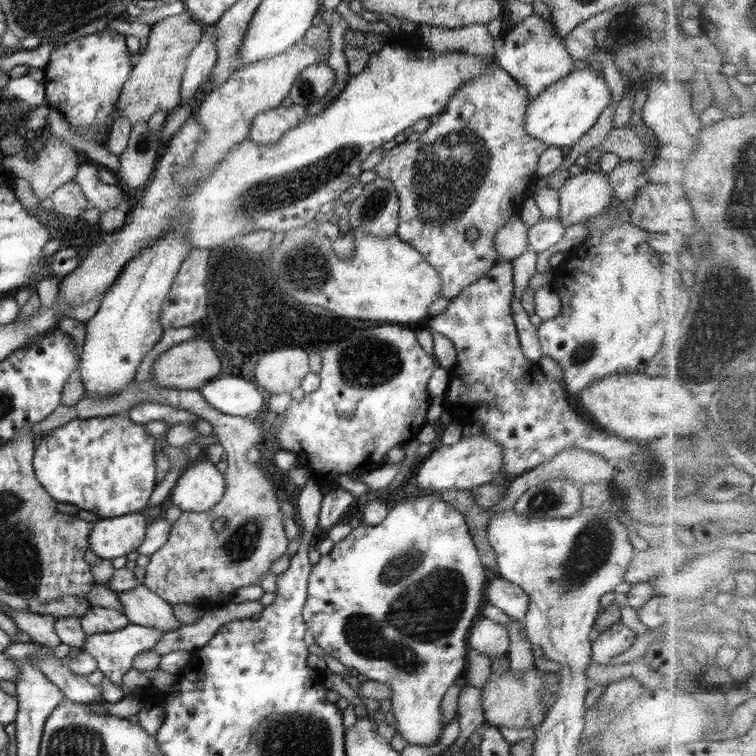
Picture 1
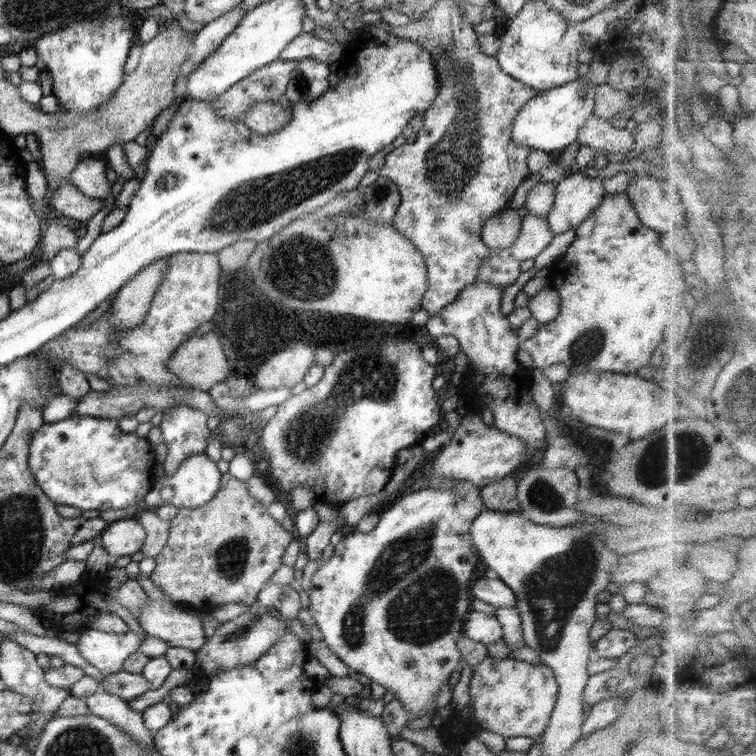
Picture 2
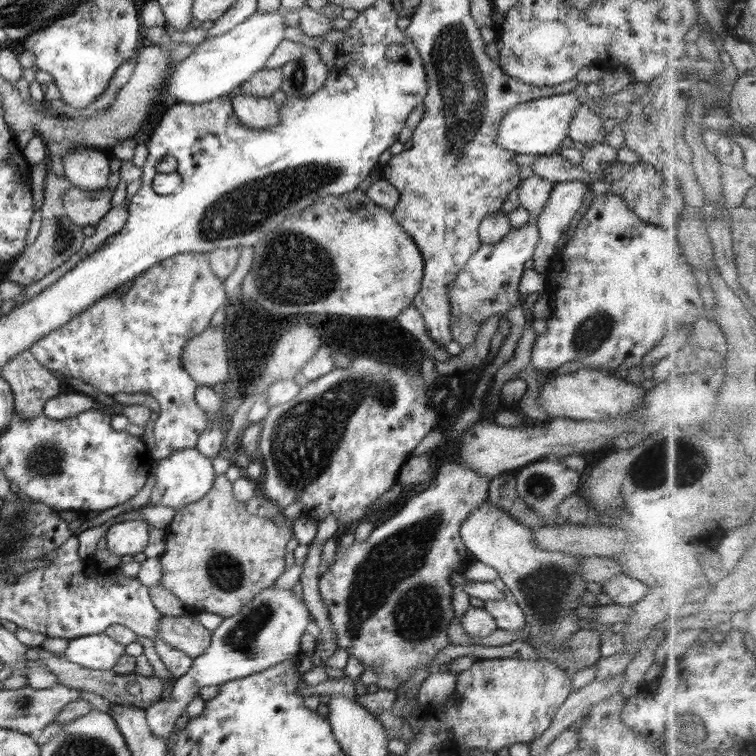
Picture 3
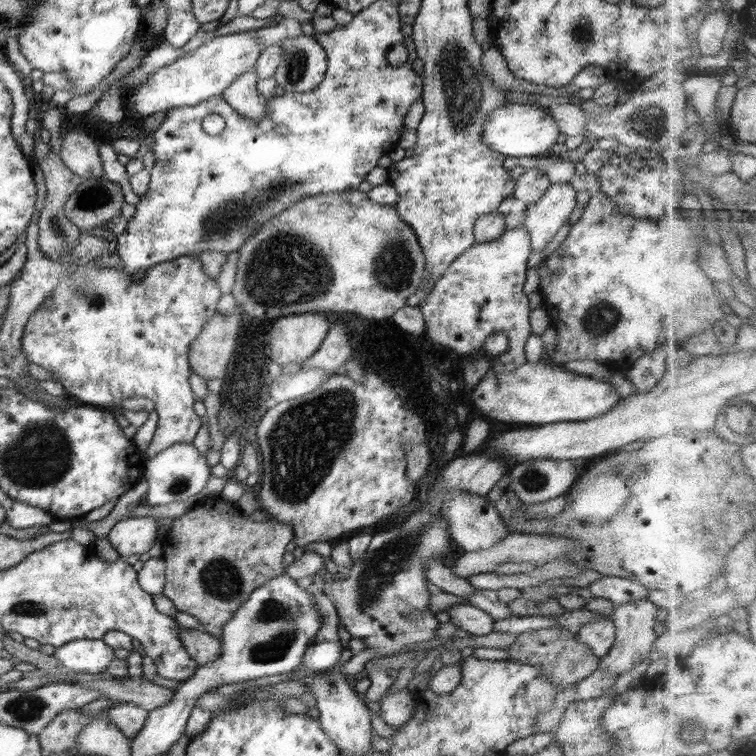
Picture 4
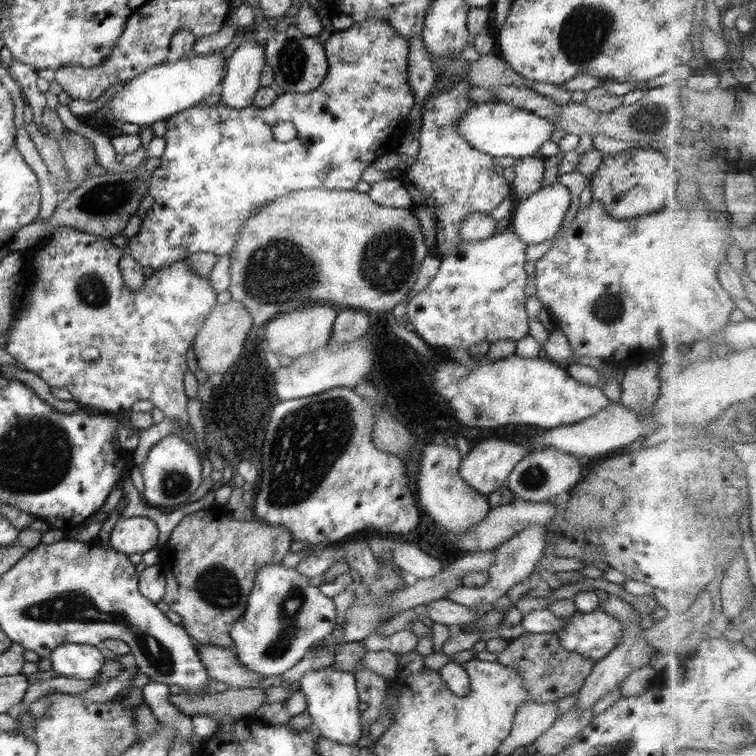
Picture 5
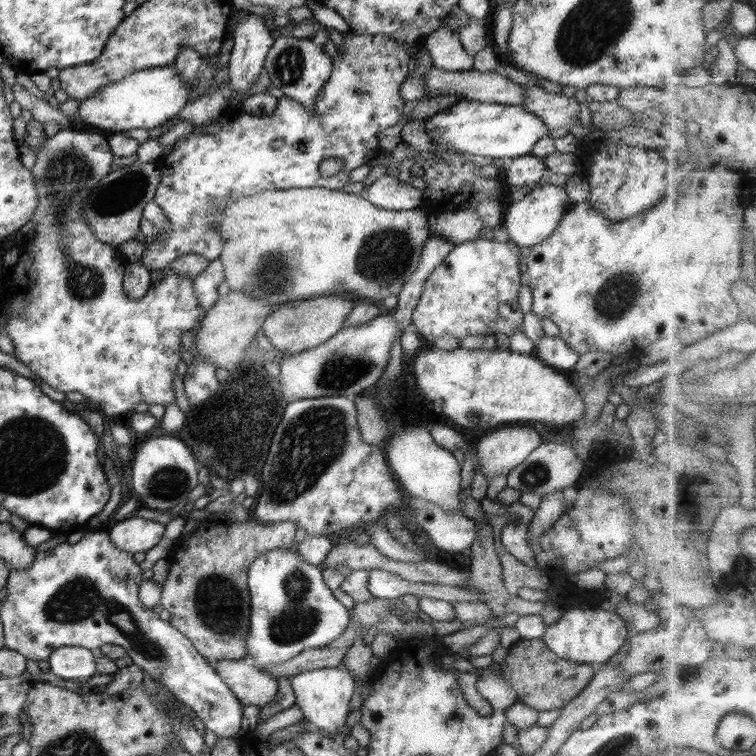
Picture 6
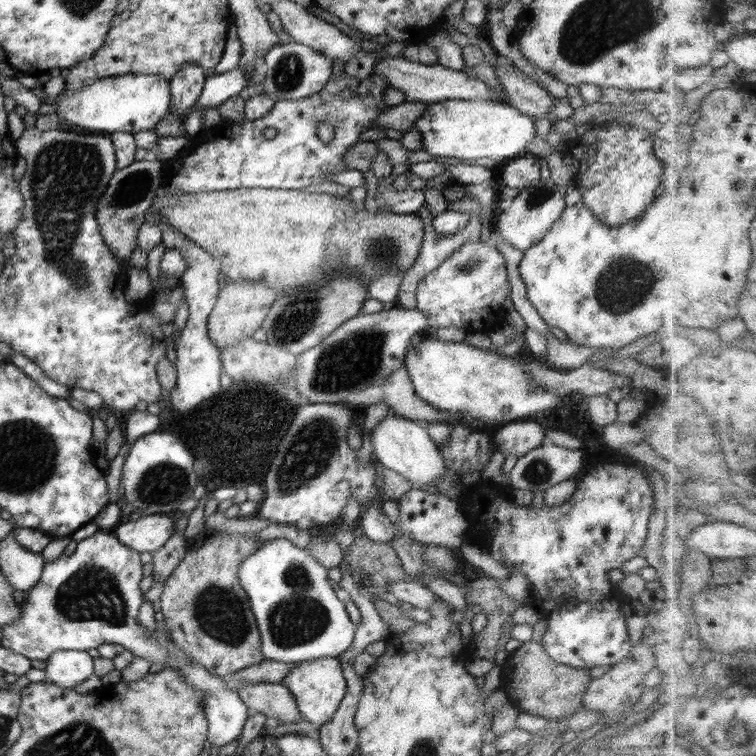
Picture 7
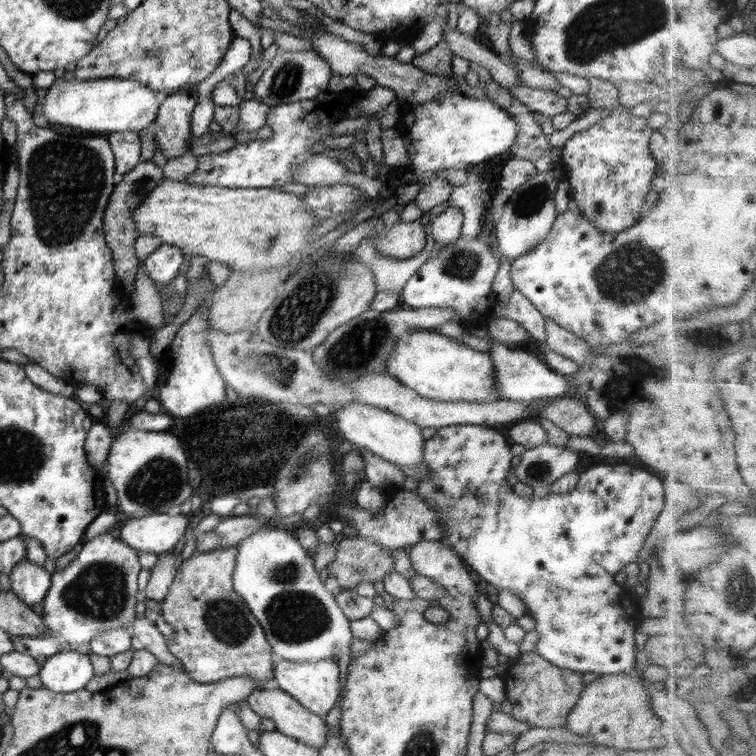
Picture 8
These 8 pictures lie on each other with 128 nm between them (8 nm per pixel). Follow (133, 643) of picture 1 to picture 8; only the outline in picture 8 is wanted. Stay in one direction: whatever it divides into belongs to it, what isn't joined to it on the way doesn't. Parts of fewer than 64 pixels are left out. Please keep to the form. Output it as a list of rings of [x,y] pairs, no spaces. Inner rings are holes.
[[[60,651],[47,657],[39,670],[44,688],[57,693],[82,690],[95,675],[86,651]]]

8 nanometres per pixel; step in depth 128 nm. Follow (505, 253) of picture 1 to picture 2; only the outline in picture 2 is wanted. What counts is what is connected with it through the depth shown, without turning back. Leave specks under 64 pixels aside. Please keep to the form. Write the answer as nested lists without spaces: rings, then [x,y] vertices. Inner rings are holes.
[[[507,208],[498,216],[489,218],[482,227],[481,237],[488,248],[493,250],[508,248],[520,234],[522,219],[518,211]]]

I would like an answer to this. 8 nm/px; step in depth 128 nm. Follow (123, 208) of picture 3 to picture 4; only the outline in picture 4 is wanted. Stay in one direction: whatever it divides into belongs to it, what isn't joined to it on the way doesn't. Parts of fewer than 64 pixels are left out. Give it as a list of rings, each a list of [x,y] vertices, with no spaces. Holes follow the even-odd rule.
[[[84,231],[80,236],[78,244],[67,254],[67,256],[61,256],[58,258],[62,261],[68,261],[75,266],[75,271],[66,278],[64,282],[60,283],[54,293],[45,301],[41,306],[31,315],[28,322],[24,327],[24,334],[21,342],[21,350],[24,351],[26,358],[32,364],[38,364],[47,371],[52,372],[58,380],[63,384],[67,390],[68,396],[78,400],[78,402],[84,405],[90,405],[92,407],[99,407],[104,410],[118,410],[120,409],[120,403],[126,398],[134,398],[134,396],[142,396],[146,399],[154,401],[156,412],[160,416],[159,432],[153,436],[151,444],[147,447],[147,458],[150,459],[156,456],[165,447],[172,446],[174,443],[191,443],[196,436],[196,433],[202,428],[201,417],[196,415],[194,411],[194,402],[196,400],[195,394],[191,389],[189,381],[191,375],[191,368],[188,362],[189,348],[193,340],[198,338],[198,335],[202,332],[203,325],[206,325],[209,320],[217,313],[216,306],[218,306],[218,300],[222,298],[222,292],[216,282],[215,277],[207,276],[202,268],[202,263],[196,255],[184,255],[168,262],[162,262],[156,264],[153,267],[147,269],[146,276],[141,282],[135,282],[135,278],[130,274],[124,273],[117,268],[103,268],[103,266],[97,266],[95,264],[95,258],[101,254],[112,254],[116,250],[116,241],[108,241],[106,238],[100,236],[90,235]]]

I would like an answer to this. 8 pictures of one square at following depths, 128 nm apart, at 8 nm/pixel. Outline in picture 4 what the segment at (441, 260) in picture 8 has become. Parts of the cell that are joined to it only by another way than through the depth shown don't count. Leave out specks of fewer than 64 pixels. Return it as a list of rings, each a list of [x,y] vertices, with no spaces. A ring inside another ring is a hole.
[[[517,226],[511,230],[505,229],[500,238],[490,242],[476,243],[472,248],[464,251],[445,270],[440,278],[436,279],[430,295],[419,304],[419,308],[425,320],[424,334],[434,344],[441,344],[455,350],[458,354],[470,354],[482,347],[486,338],[497,331],[502,331],[508,337],[509,348],[493,360],[491,369],[496,373],[504,373],[505,370],[514,370],[520,366],[525,358],[525,342],[532,334],[528,314],[530,306],[528,295],[524,294],[528,267],[526,263],[532,254],[531,240],[528,231]]]

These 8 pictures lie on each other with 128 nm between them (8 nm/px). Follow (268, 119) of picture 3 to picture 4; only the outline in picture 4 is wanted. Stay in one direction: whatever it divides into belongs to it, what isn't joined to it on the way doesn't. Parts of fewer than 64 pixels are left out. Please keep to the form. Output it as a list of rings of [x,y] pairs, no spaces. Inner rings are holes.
[[[250,67],[246,73],[232,82],[221,96],[240,116],[261,122],[267,113],[268,100],[258,94],[256,84],[258,84],[256,68]]]

